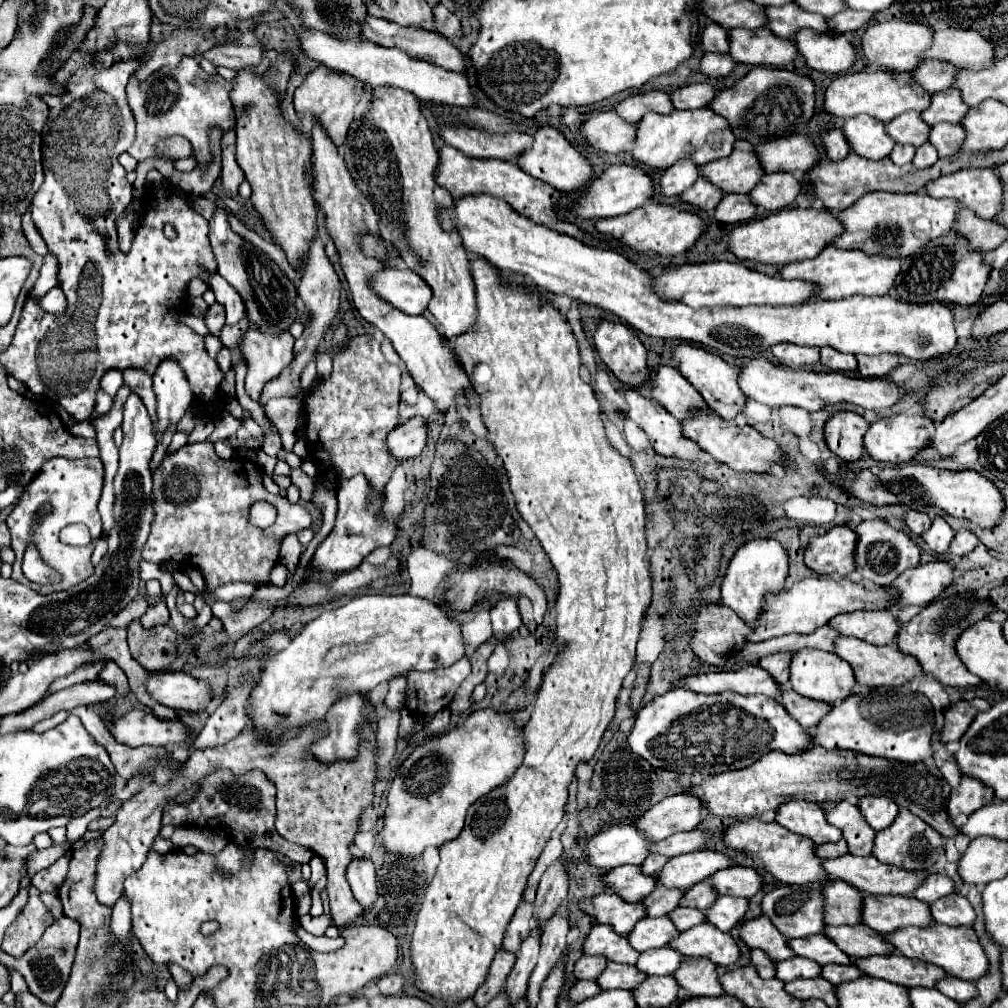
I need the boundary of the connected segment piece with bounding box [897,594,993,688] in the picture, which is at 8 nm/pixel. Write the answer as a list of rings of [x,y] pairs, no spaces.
[[[957,594],[957,596],[953,596],[953,600],[939,598],[939,600],[935,600],[935,604],[925,606],[921,614],[917,614],[909,622],[901,624],[901,628],[897,632],[897,648],[903,654],[917,658],[923,672],[935,676],[943,686],[953,686],[953,688],[977,686],[977,684],[981,684],[981,680],[975,674],[971,674],[963,666],[963,662],[959,662],[959,656],[955,654],[955,638],[967,626],[985,618],[991,608],[993,608],[991,602],[977,600],[973,594]]]

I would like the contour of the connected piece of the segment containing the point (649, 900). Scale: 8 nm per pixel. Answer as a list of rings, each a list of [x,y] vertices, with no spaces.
[[[657,886],[649,896],[643,898],[647,916],[649,918],[653,918],[653,916],[667,916],[671,910],[675,910],[679,906],[681,894],[683,894],[681,890],[669,890],[669,888]]]

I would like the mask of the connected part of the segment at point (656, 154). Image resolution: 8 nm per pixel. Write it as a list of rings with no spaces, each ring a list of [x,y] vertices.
[[[707,108],[687,110],[687,112],[673,110],[667,116],[647,112],[643,114],[643,118],[635,128],[635,144],[633,144],[631,156],[635,162],[649,166],[653,172],[663,172],[681,158],[689,158],[697,166],[703,166],[717,158],[725,158],[733,152],[733,142],[735,142],[735,136],[731,134],[727,120],[715,114],[713,110],[707,110]]]

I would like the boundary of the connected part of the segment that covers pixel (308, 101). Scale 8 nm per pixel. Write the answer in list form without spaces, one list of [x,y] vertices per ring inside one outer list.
[[[321,64],[313,72],[309,72],[305,84],[295,90],[295,100],[293,100],[295,102],[295,110],[297,110],[299,116],[309,112],[313,118],[317,118],[325,126],[325,130],[333,138],[333,142],[337,146],[341,146],[343,140],[347,138],[349,124],[353,122],[355,106],[359,104],[359,100],[363,96],[363,88],[365,88],[365,84],[361,80],[351,78],[349,74],[333,72],[331,68]]]

